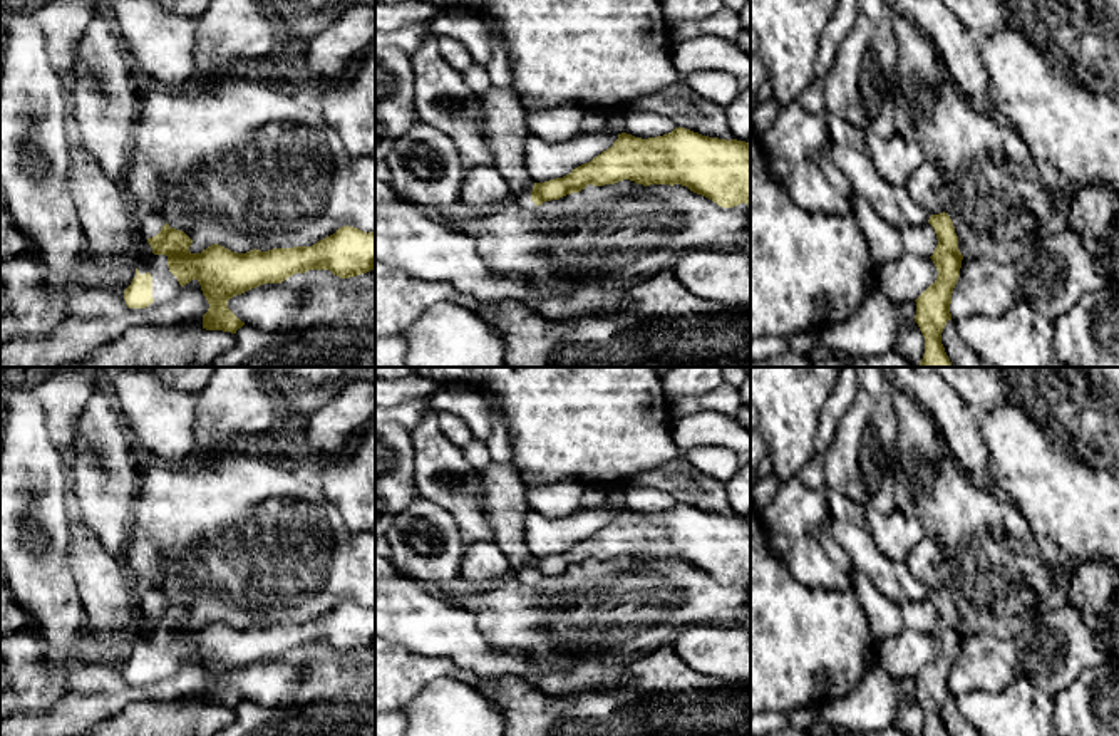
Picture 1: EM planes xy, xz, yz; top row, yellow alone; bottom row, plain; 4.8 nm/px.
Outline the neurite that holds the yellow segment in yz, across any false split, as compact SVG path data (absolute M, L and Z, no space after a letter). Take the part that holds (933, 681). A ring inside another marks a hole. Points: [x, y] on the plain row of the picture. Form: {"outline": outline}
{"outline": "M948 588L931 590L938 620L930 632L938 645L936 656L915 676L918 699L925 713L925 729L921 736L950 736L941 719L941 707L951 696L951 669L960 652L963 630L958 625L958 612Z"}

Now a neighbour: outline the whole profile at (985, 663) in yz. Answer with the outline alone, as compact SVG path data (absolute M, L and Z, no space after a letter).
M963 630L950 689L958 697L972 691L1000 692L1020 672L1018 642Z

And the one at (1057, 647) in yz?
M1070 605L1049 610L1027 627L1018 642L1020 672L1055 696L1089 667L1107 662L1080 614Z

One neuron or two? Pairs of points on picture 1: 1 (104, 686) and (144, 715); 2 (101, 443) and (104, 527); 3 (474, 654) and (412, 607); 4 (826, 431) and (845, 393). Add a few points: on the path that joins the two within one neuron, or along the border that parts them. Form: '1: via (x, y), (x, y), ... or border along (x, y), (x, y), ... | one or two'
1: border along (168, 698), (131, 701), (109, 718) | two
2: via (103, 463), (108, 468), (106, 507) | one
3: via (459, 639), (453, 632), (436, 629), (428, 622) | one
4: via (830, 421), (838, 403) | one

